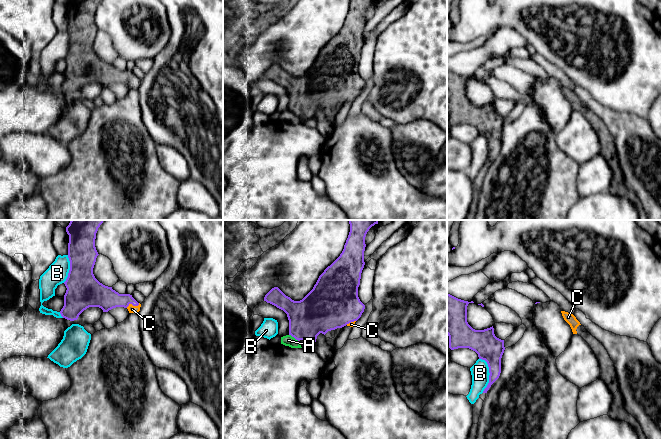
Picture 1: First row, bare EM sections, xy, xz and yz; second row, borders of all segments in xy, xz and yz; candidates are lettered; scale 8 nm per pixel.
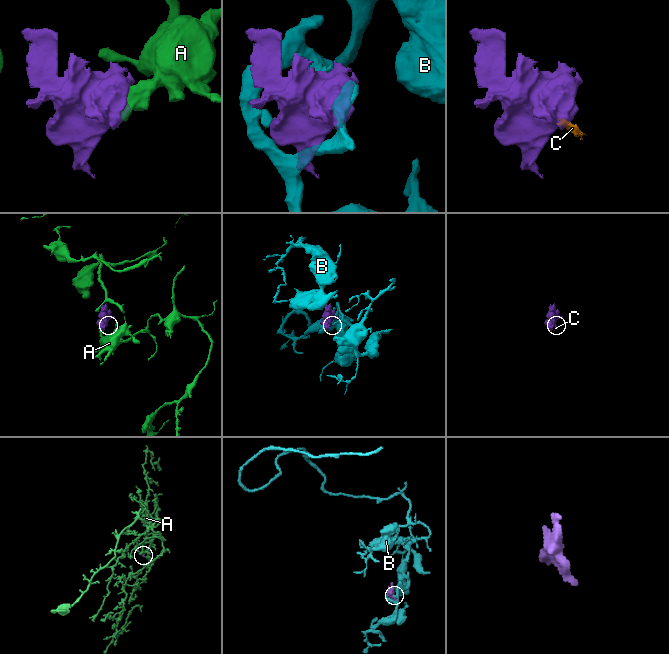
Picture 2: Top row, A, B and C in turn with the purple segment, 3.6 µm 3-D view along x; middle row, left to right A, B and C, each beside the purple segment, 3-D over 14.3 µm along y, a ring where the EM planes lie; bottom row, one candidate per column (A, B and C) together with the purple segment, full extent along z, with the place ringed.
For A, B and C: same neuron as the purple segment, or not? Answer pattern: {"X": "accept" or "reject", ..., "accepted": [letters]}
{"A": "reject", "B": "reject", "C": "accept", "accepted": ["C"]}

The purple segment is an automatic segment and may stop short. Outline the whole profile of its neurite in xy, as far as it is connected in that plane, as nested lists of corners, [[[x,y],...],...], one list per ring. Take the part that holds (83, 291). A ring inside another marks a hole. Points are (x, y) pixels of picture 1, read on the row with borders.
[[[71,220],[66,227],[70,270],[64,282],[67,290],[60,314],[67,320],[77,320],[89,307],[99,307],[103,312],[116,307],[127,308],[129,313],[138,314],[140,311],[141,304],[132,295],[119,294],[100,283],[93,274],[99,255],[95,247],[96,233],[103,221]]]

